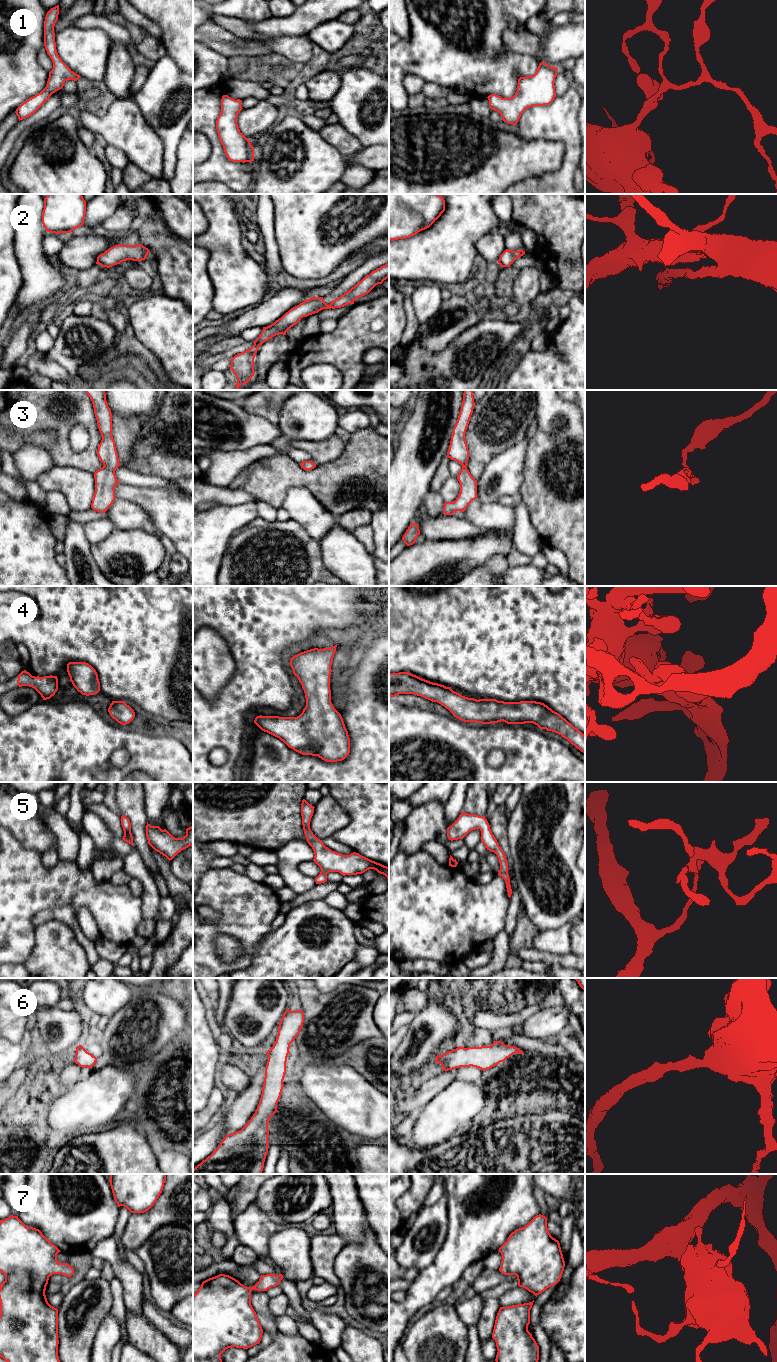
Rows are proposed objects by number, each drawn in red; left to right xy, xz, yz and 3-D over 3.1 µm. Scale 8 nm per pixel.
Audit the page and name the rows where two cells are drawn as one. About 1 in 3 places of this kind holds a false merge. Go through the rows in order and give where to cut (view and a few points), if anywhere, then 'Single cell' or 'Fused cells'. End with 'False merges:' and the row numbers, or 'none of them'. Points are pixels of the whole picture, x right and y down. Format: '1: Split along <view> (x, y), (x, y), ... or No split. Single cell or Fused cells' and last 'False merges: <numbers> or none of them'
1: No split. Single cell
2: No split. Single cell
3: No split. Single cell
4: No split. Single cell
5: No split. Single cell
6: No split. Single cell
7: No split. Single cell
False merges: none of them

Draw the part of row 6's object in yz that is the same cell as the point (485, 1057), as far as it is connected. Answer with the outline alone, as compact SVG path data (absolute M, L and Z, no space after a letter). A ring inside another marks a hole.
M494 1041L490 1046L468 1047L459 1046L456 1049L436 1056L435 1062L440 1063L443 1071L460 1067L476 1067L483 1071L490 1069L515 1053L523 1054L523 1051L511 1045L505 1045L502 1041Z

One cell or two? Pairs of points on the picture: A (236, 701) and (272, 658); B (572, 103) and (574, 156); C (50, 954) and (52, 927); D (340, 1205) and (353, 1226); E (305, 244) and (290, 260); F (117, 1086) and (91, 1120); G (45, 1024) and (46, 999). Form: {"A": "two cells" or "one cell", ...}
{"A": "one cell", "B": "one cell", "C": "one cell", "D": "one cell", "E": "one cell", "F": "one cell", "G": "two cells"}

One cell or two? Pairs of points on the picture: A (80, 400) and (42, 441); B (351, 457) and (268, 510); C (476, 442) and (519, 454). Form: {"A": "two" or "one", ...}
{"A": "two", "B": "two", "C": "two"}

